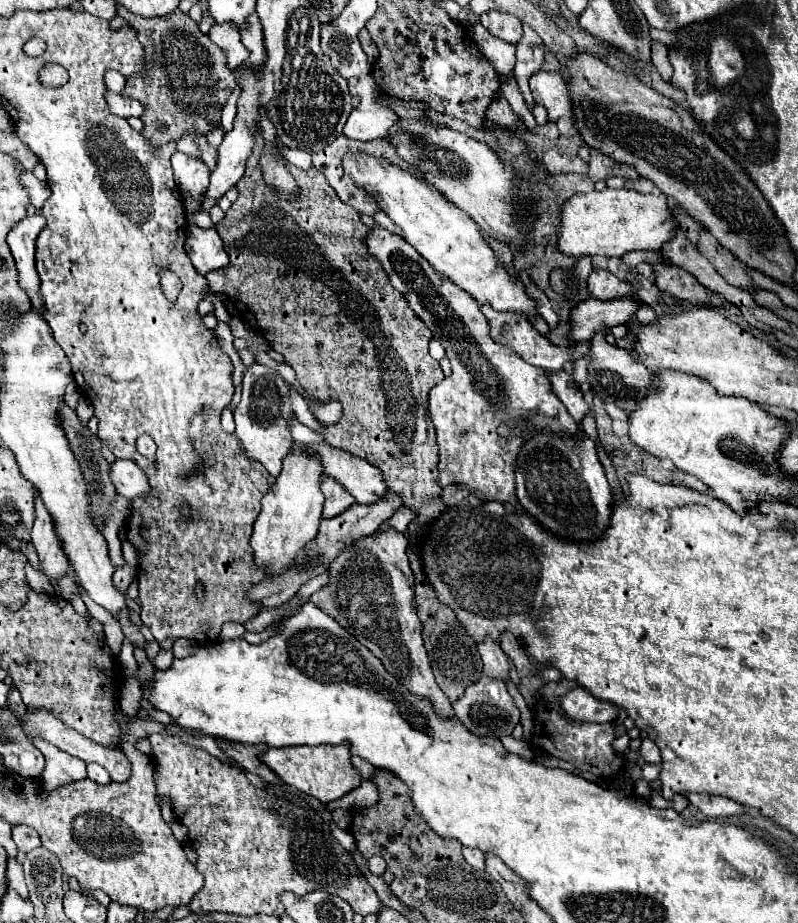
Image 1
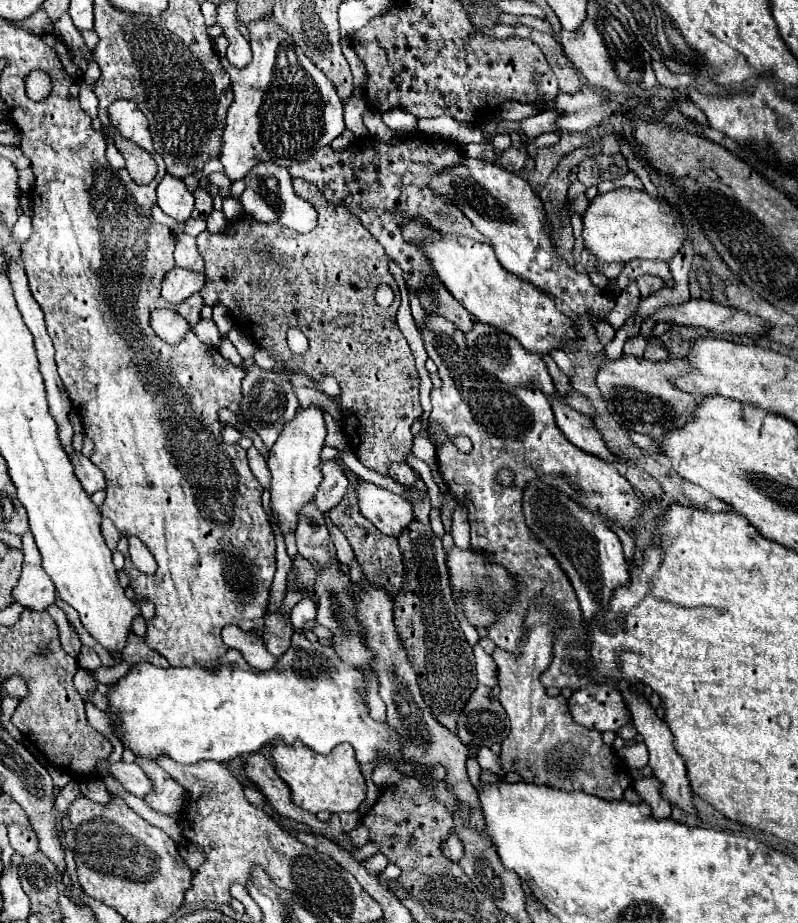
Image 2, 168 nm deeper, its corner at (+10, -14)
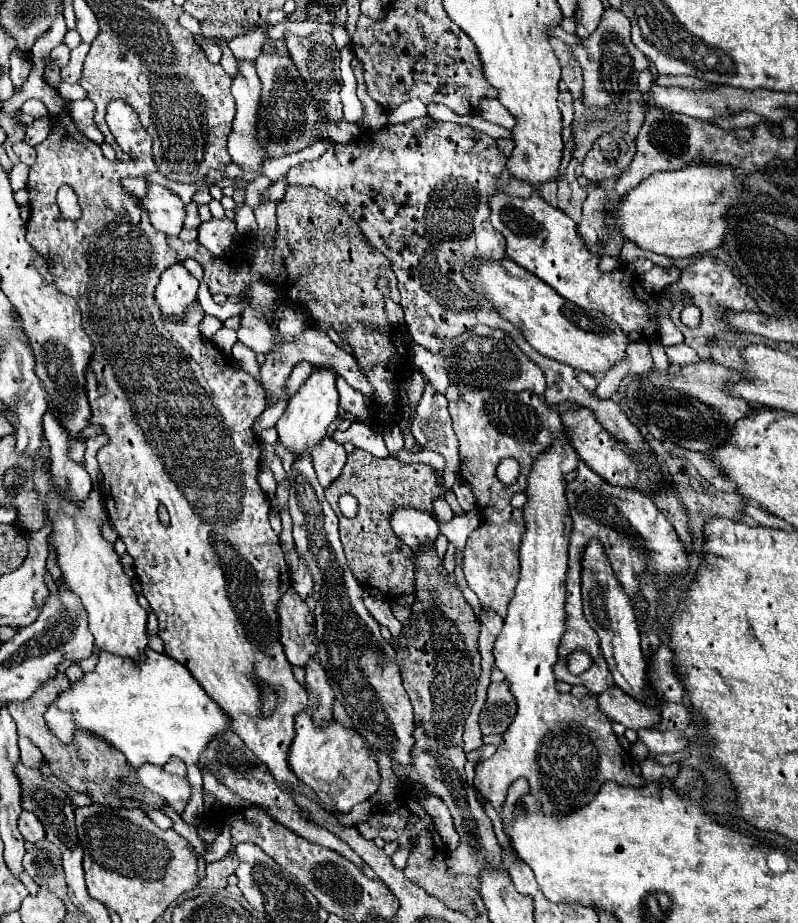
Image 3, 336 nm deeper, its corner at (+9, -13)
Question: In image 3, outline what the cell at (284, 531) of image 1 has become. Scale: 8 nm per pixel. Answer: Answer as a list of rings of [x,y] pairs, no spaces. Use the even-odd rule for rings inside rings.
[[[315,367],[313,373],[305,379],[305,383],[301,385],[301,389],[297,391],[297,395],[293,395],[289,399],[289,405],[283,413],[283,417],[277,421],[275,429],[279,435],[279,441],[297,457],[301,449],[311,449],[315,445],[321,443],[321,439],[325,437],[327,427],[331,425],[331,421],[337,417],[337,409],[339,409],[339,393],[337,393],[337,373],[329,367]]]

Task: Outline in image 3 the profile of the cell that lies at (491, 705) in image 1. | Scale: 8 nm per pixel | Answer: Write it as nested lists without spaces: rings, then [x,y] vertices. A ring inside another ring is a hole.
[[[491,683],[487,689],[487,701],[479,715],[479,727],[483,735],[505,733],[517,713],[517,703],[509,691],[509,683]]]

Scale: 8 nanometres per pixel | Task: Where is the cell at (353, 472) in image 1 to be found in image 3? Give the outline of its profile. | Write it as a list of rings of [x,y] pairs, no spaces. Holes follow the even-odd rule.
[[[397,509],[391,515],[391,525],[395,535],[413,551],[421,551],[433,545],[439,535],[439,523],[425,511],[417,509]]]

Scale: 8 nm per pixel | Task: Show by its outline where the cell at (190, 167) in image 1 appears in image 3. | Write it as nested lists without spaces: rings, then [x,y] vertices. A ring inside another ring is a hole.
[[[147,183],[147,195],[139,197],[137,205],[147,213],[151,225],[165,235],[179,235],[185,219],[185,205],[171,189]]]

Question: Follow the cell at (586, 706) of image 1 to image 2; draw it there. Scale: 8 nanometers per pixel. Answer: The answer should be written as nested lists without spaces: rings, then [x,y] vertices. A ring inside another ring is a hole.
[[[588,684],[576,690],[568,700],[572,720],[588,730],[616,732],[630,722],[622,694],[612,684]]]

